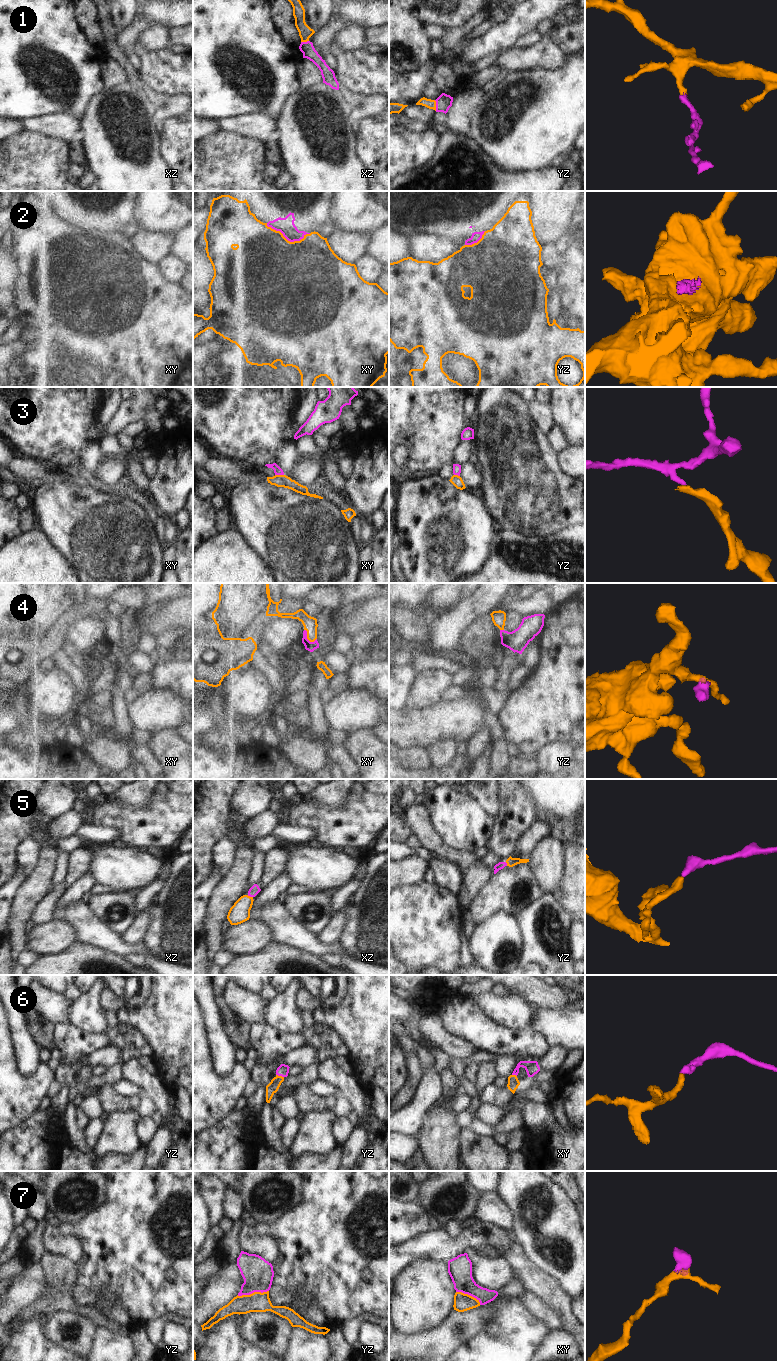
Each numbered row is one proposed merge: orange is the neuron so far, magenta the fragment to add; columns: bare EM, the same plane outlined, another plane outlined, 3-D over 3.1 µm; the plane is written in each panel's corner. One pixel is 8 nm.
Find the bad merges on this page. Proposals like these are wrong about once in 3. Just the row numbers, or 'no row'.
3

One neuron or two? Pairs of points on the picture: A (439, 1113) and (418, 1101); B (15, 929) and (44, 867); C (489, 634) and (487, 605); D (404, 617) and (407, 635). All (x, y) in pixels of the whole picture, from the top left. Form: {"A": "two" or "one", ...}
{"A": "two", "B": "one", "C": "two", "D": "one"}

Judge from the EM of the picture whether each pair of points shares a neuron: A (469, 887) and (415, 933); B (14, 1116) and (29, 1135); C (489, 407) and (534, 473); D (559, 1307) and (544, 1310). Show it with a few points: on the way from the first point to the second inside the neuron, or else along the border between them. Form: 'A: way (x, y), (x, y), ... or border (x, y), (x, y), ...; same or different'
A: border (457, 895), (458, 902), (463, 908); different
B: border (38, 1107), (20, 1124), (10, 1130); different
C: way (505, 422), (511, 428), (512, 451), (517, 456); same
D: border (534, 1294), (556, 1313), (561, 1328); different

